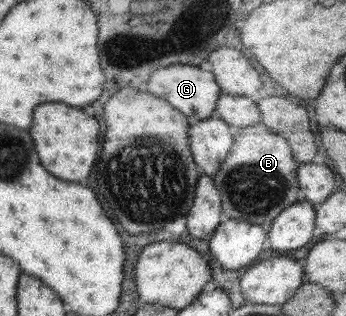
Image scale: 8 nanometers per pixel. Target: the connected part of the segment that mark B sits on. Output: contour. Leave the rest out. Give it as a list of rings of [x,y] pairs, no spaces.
[[[263,124],[235,133],[233,145],[227,152],[228,156],[213,176],[213,184],[221,194],[221,208],[225,216],[259,225],[267,232],[279,212],[300,200],[295,176],[297,162],[291,158],[288,143]]]

